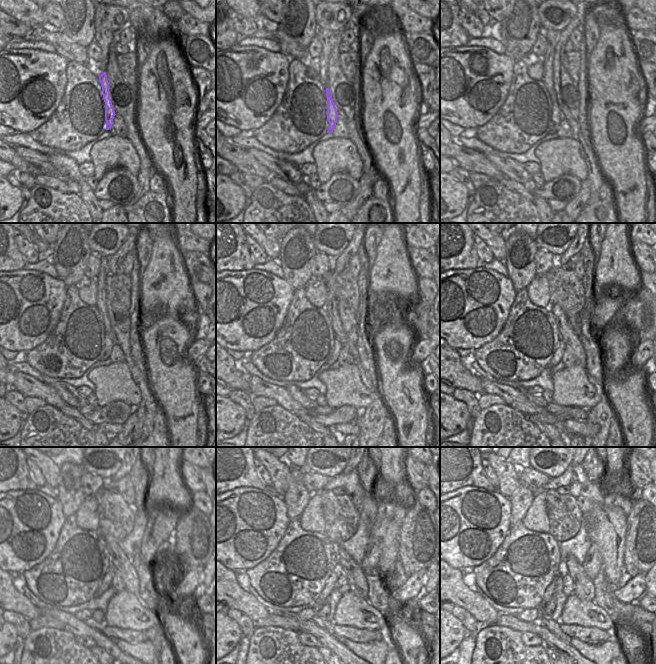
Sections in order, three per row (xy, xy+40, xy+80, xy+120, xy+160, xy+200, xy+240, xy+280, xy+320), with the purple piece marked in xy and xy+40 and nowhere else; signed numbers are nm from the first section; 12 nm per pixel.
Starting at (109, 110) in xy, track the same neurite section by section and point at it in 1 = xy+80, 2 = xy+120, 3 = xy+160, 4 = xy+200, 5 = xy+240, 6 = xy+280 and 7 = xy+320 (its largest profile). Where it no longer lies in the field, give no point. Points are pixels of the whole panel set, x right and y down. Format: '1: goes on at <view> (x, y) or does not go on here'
1: goes on at xy+80 (556, 115)
2: goes on at xy+120 (109, 336)
3: goes on at xy+160 (334, 355)
4: goes on at xy+200 (558, 353)
5: goes on at xy+240 (106, 582)
6: goes on at xy+280 (331, 584)
7: goes on at xy+320 (549, 591)

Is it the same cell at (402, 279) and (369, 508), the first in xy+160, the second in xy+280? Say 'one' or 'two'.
two

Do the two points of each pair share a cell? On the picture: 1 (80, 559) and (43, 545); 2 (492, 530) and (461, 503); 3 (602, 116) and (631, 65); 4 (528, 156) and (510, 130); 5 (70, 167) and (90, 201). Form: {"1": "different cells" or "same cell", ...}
{"1": "different cells", "2": "same cell", "3": "same cell", "4": "different cells", "5": "same cell"}

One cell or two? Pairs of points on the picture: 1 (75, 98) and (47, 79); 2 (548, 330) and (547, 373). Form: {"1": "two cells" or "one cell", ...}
{"1": "two cells", "2": "two cells"}

